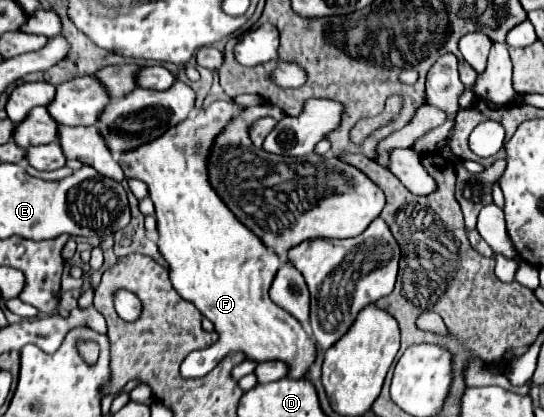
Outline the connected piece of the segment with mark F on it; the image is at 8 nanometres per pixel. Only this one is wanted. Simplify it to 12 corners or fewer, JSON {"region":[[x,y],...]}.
{"region":[[217,101],[119,157],[155,205],[173,289],[229,353],[303,379],[317,345],[269,297],[283,259],[219,201]]}

